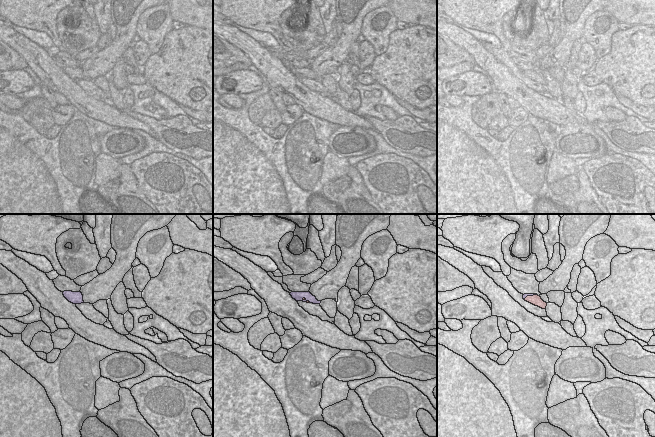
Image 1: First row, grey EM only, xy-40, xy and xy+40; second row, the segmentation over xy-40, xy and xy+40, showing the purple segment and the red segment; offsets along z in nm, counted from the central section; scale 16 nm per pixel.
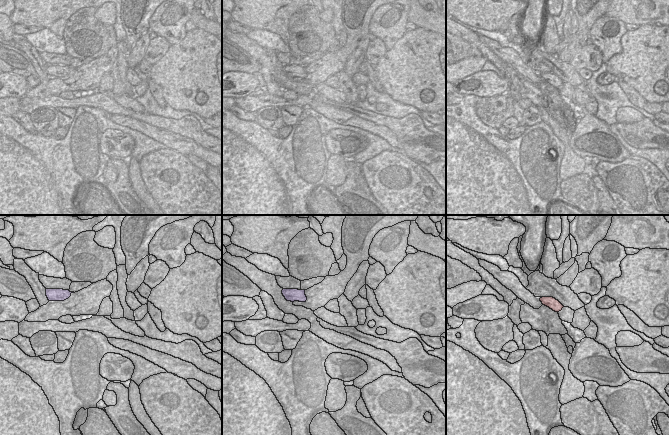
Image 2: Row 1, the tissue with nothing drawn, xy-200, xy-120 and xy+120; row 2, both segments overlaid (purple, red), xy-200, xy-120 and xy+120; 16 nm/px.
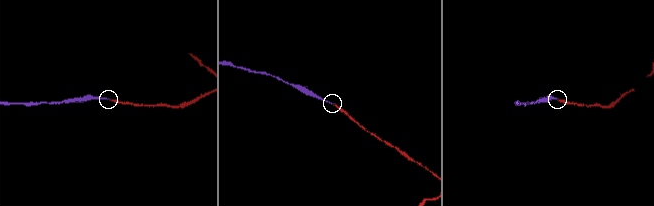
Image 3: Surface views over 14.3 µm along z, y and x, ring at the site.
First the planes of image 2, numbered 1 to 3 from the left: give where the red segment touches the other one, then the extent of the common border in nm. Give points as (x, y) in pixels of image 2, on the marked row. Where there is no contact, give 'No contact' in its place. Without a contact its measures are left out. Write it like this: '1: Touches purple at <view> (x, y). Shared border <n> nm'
1: No contact
2: No contact
3: No contact.

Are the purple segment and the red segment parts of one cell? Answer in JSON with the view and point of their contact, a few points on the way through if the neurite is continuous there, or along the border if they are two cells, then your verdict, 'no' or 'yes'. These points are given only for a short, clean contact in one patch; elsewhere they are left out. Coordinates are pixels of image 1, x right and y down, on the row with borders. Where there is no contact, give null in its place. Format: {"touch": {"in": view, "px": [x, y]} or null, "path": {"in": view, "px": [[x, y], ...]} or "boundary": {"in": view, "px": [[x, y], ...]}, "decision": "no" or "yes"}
{"touch": {"in": "xy+40", "px": [530, 295]}, "path": {"in": "xy+40", "px": [[525, 295], [530, 295], [536, 300]]}, "decision": "yes"}

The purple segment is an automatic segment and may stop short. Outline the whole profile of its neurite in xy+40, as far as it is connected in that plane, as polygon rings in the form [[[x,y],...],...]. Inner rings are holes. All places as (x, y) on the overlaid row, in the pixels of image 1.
[[[524,294],[523,295],[523,299],[535,306],[538,306],[542,309],[545,309],[547,306],[547,303],[544,302],[540,296],[538,296],[537,294]]]

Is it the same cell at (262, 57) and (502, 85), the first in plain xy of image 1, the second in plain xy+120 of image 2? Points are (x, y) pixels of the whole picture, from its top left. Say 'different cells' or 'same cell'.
different cells

